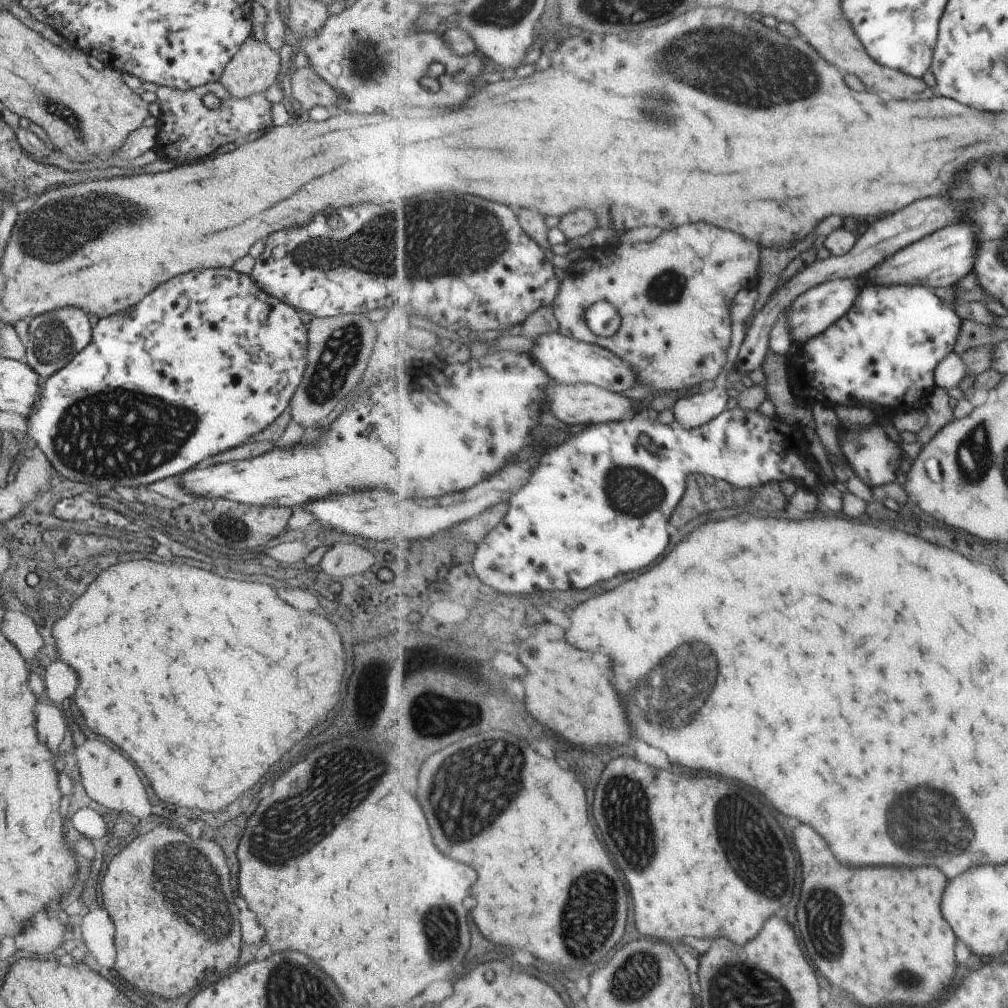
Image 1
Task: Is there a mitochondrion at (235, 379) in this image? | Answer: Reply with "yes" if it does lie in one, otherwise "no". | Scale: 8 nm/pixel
no

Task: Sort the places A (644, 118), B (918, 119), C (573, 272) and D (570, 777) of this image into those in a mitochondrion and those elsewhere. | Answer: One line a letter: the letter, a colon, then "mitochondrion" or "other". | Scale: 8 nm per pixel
A: mitochondrion
B: other
C: other
D: other

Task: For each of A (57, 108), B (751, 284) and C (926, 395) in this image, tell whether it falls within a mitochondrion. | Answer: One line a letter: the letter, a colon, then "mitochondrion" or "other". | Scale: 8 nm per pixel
A: mitochondrion
B: other
C: other

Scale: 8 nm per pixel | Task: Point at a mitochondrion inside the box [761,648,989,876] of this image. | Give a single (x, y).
(928, 819)

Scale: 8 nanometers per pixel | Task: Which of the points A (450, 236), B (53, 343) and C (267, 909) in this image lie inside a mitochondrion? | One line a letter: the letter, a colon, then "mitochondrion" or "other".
A: mitochondrion
B: mitochondrion
C: other

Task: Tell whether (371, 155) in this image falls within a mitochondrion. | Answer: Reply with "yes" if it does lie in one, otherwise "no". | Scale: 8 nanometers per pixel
no

